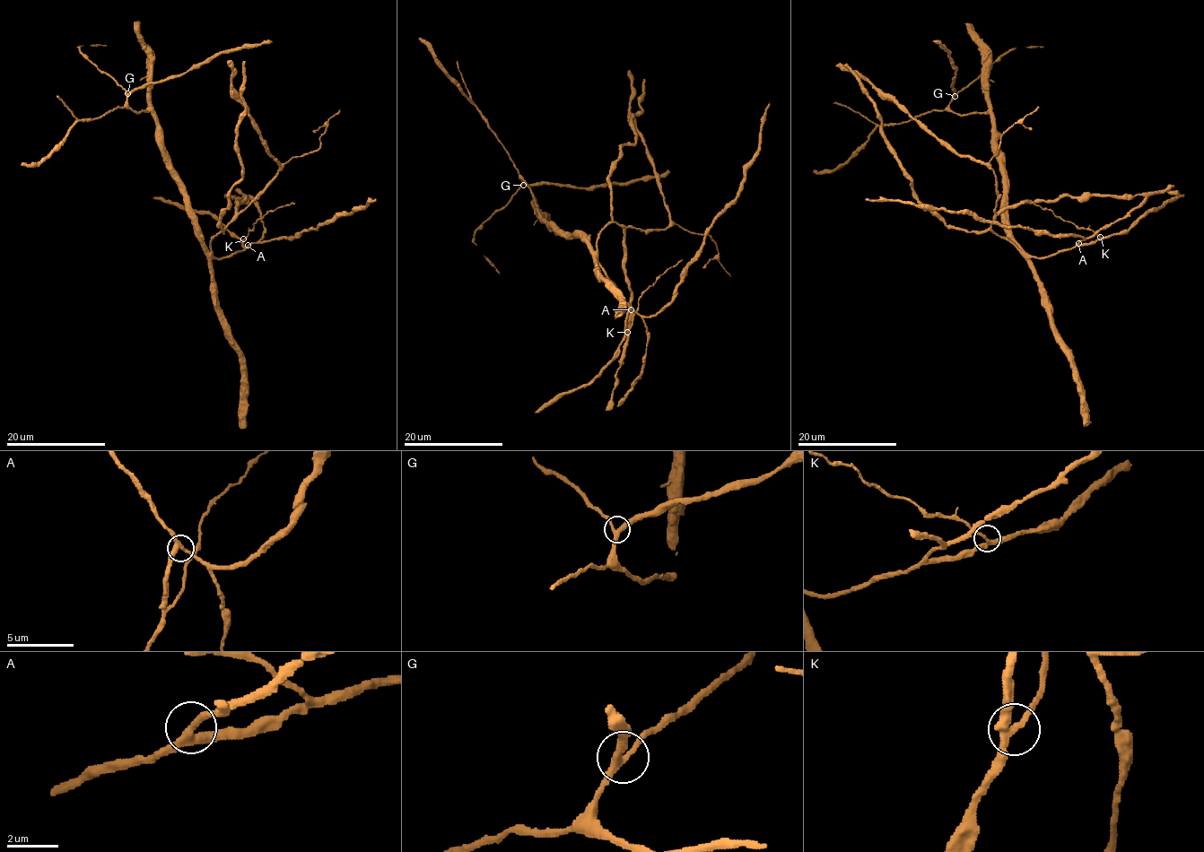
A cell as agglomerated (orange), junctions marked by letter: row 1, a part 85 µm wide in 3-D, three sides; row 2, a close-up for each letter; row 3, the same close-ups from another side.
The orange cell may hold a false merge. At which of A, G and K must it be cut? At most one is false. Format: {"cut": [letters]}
{"cut": ["K"]}

